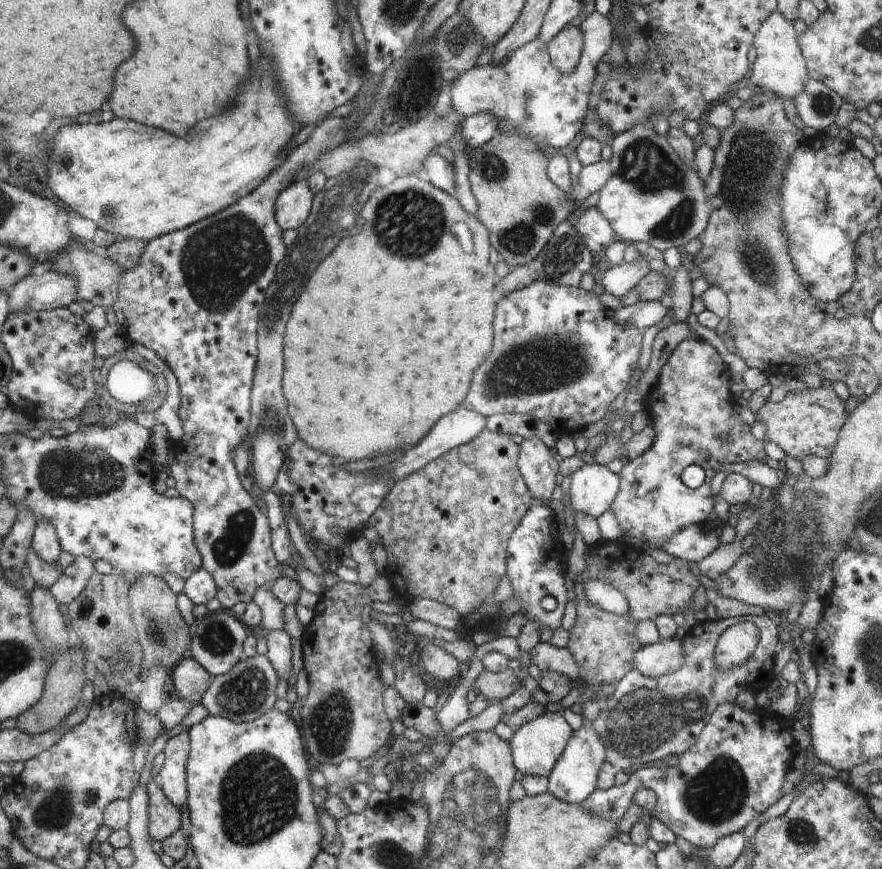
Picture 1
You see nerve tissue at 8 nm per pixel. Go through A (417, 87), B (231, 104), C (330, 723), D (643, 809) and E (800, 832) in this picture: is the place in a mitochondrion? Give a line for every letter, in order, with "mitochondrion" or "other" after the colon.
A: mitochondrion
B: other
C: mitochondrion
D: other
E: mitochondrion

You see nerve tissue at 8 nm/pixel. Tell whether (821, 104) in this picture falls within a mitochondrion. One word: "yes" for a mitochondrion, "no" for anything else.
yes

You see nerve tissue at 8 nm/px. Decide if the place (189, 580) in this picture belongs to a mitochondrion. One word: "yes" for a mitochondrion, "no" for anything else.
no

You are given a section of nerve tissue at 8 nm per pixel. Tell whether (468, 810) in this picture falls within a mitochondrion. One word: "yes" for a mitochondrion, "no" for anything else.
yes

